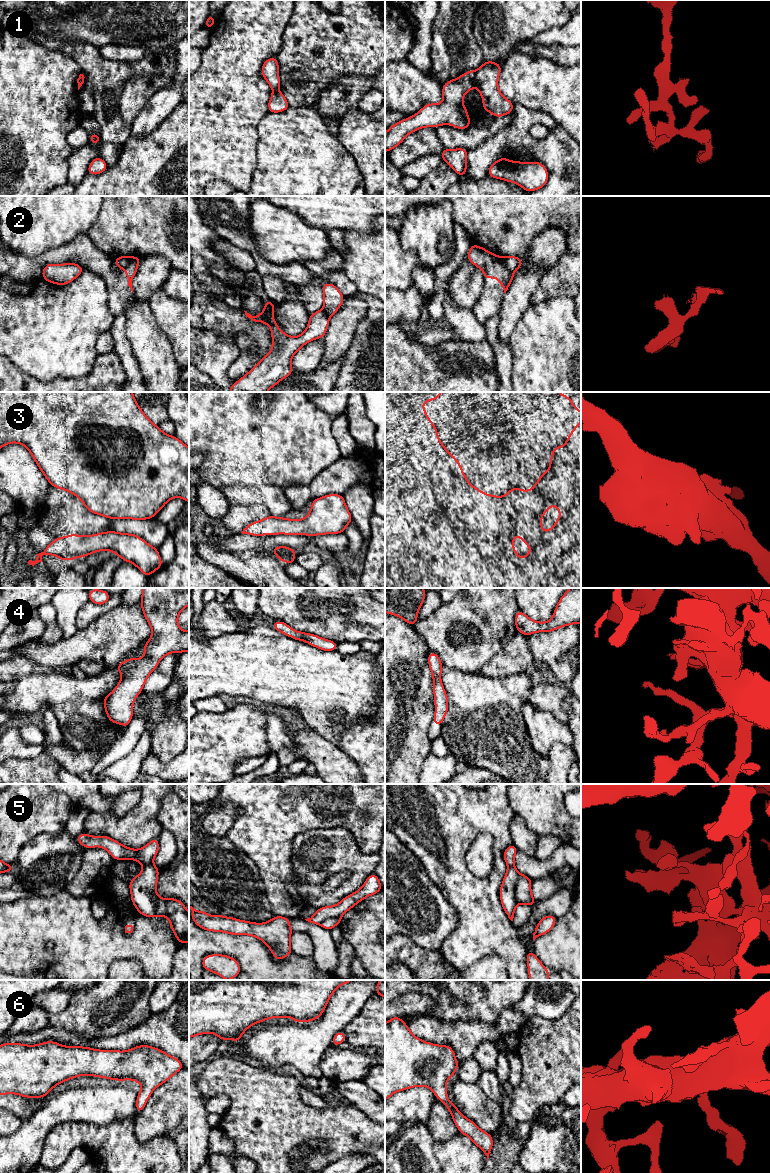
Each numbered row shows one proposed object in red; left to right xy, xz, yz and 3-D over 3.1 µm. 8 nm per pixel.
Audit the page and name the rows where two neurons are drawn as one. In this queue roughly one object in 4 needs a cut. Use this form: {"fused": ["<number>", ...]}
{"fused": ["1", "2"]}

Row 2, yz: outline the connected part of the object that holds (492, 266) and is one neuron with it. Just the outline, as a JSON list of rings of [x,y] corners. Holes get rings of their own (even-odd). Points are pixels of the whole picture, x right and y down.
[[[472,244],[467,259],[484,273],[484,280],[489,278],[498,278],[504,293],[508,290],[514,279],[512,273],[502,262],[502,257],[495,255],[485,248]]]

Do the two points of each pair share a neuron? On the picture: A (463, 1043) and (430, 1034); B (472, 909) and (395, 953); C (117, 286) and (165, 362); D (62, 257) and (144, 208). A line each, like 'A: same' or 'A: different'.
A: same
B: different
C: different
D: different

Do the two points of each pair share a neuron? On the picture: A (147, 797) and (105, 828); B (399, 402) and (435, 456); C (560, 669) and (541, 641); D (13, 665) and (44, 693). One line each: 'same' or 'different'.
A: same
B: different
C: same
D: different

